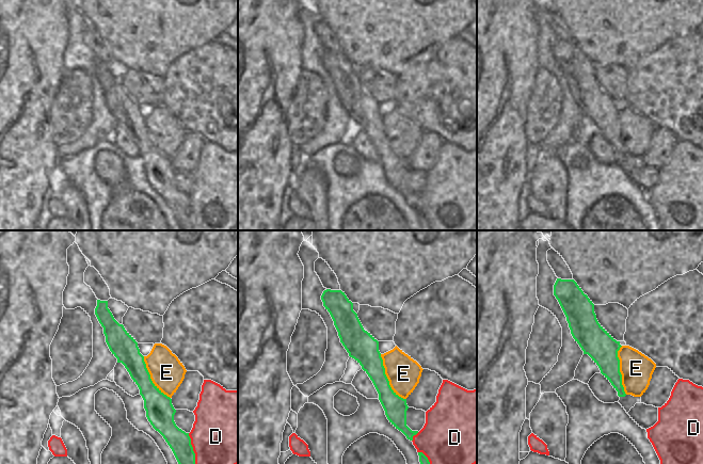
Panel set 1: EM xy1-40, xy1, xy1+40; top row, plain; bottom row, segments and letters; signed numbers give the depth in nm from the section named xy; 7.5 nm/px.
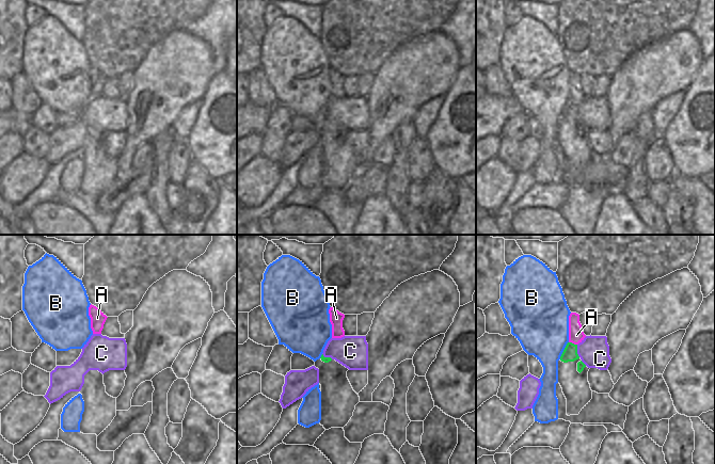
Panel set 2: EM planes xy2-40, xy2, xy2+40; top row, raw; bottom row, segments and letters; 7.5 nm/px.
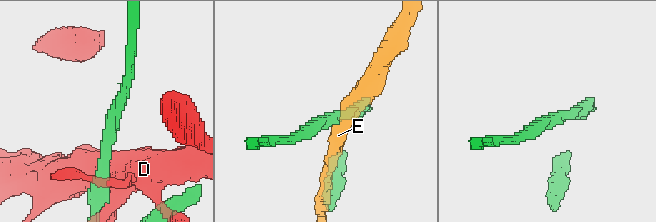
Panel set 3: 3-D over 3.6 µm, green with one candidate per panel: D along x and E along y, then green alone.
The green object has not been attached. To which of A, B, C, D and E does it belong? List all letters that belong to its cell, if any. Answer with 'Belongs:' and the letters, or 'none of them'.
Belongs: none of them

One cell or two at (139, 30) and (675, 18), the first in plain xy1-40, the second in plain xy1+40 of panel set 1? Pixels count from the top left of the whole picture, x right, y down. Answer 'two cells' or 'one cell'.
one cell

